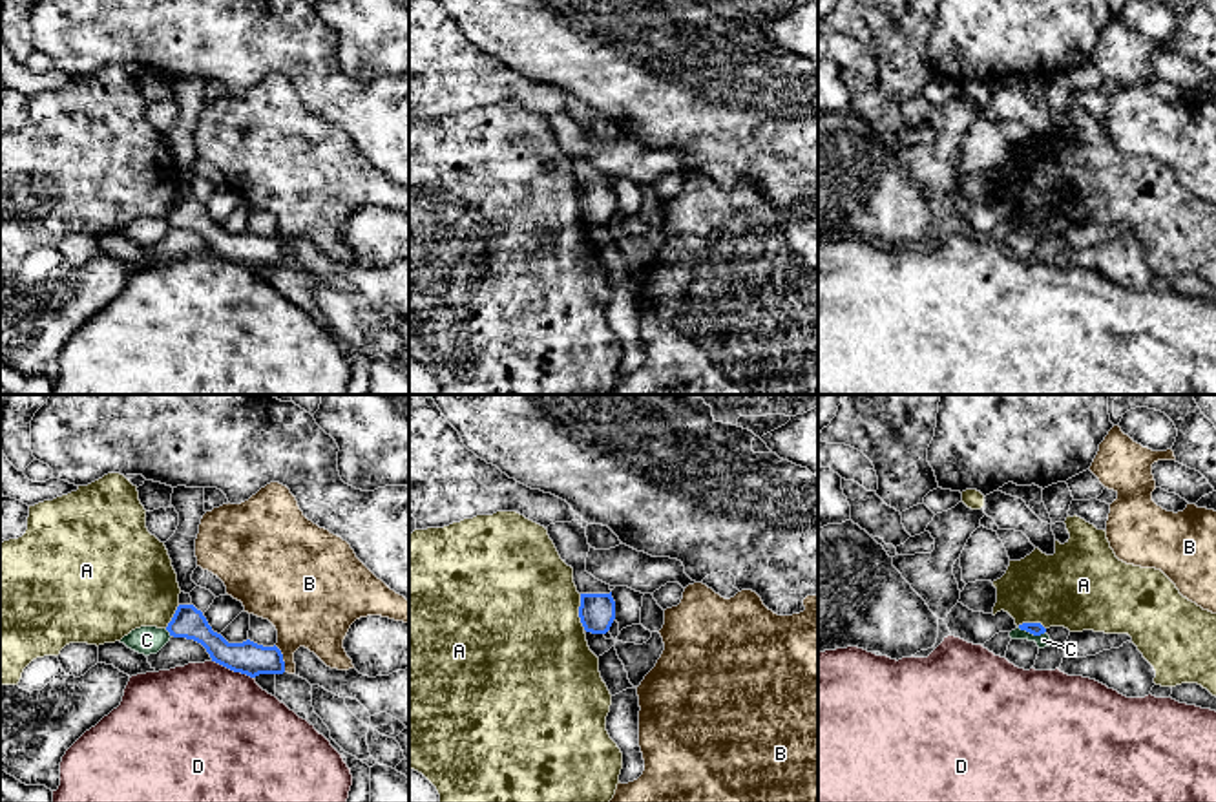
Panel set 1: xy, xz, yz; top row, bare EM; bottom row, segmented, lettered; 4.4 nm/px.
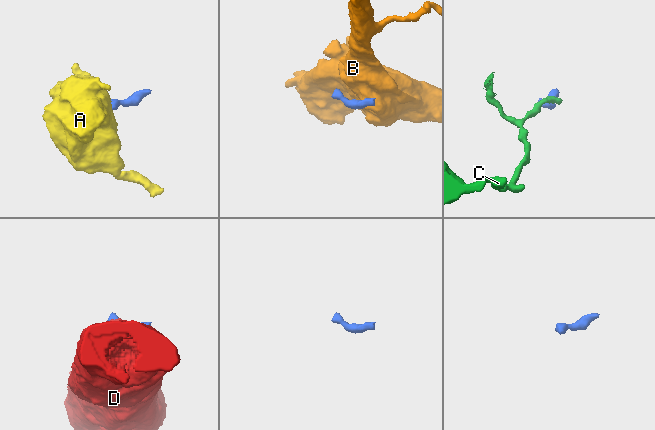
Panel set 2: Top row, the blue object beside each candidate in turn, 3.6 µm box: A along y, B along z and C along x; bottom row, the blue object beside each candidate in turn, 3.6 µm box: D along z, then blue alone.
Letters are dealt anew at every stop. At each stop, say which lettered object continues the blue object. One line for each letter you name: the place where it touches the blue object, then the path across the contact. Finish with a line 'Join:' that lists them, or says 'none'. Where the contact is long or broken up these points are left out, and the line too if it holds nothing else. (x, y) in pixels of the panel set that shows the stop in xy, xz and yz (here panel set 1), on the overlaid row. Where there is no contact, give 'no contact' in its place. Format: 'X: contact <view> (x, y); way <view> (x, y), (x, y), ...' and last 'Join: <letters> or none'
Join: none

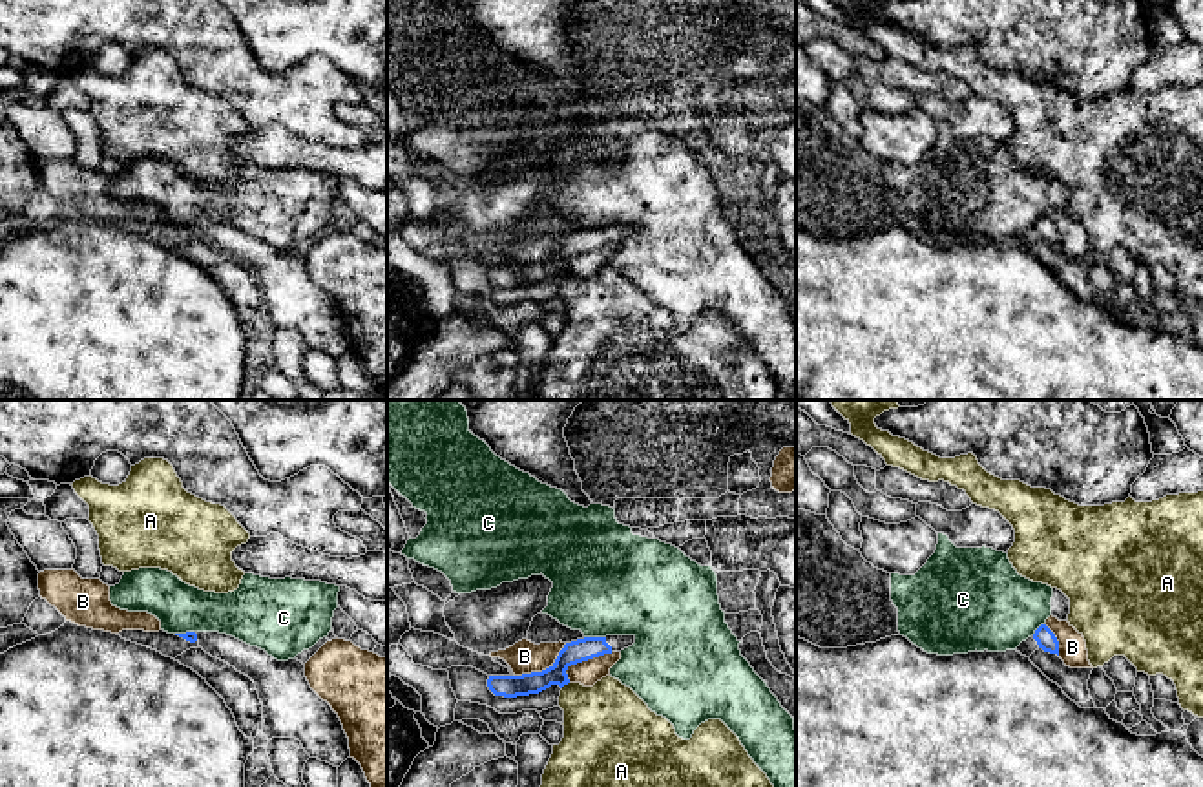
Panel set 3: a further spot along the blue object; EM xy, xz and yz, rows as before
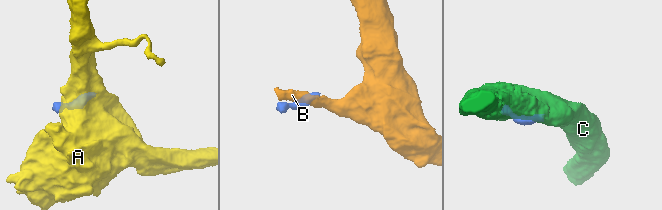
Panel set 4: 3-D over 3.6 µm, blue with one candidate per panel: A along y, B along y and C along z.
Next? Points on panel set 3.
Join: none

